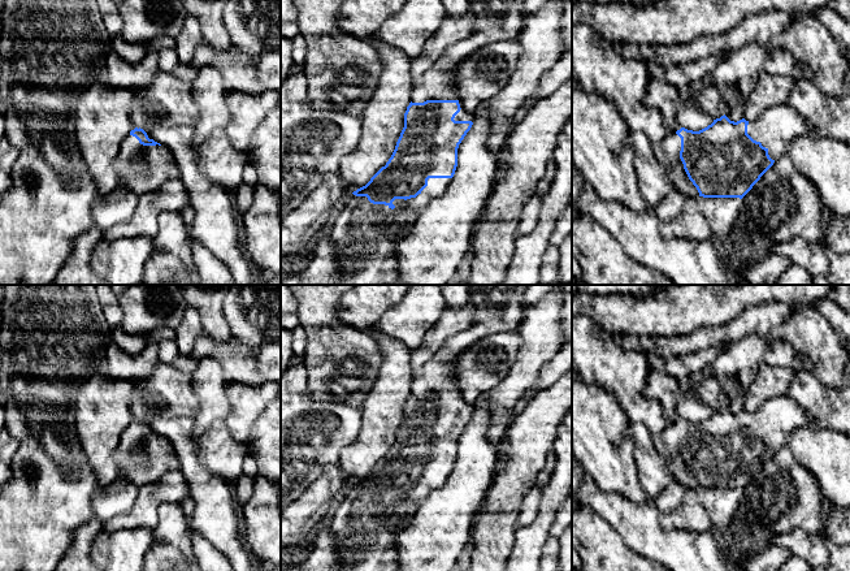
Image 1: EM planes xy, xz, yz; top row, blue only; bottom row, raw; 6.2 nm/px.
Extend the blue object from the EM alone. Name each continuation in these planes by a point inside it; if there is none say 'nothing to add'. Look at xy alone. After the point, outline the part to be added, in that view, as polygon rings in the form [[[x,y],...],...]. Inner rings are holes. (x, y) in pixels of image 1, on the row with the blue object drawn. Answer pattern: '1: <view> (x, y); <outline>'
1: xy (143, 169); [[[127,135],[120,147],[116,161],[120,182],[138,196],[156,193],[165,182],[179,177],[173,153],[164,146],[143,146]]]

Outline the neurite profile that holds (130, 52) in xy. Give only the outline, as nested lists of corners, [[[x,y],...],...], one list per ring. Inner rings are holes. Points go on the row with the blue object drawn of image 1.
[[[121,34],[112,36],[112,51],[114,51],[122,60],[136,64],[139,62],[148,48],[146,44],[127,43]]]

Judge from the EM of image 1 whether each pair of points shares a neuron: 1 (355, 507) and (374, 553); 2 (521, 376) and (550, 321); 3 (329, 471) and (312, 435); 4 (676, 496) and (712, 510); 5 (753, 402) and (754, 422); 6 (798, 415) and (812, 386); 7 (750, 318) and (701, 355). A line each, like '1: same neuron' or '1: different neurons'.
1: same neuron
2: same neuron
3: different neurons
4: different neurons
5: different neurons
6: different neurons
7: different neurons

